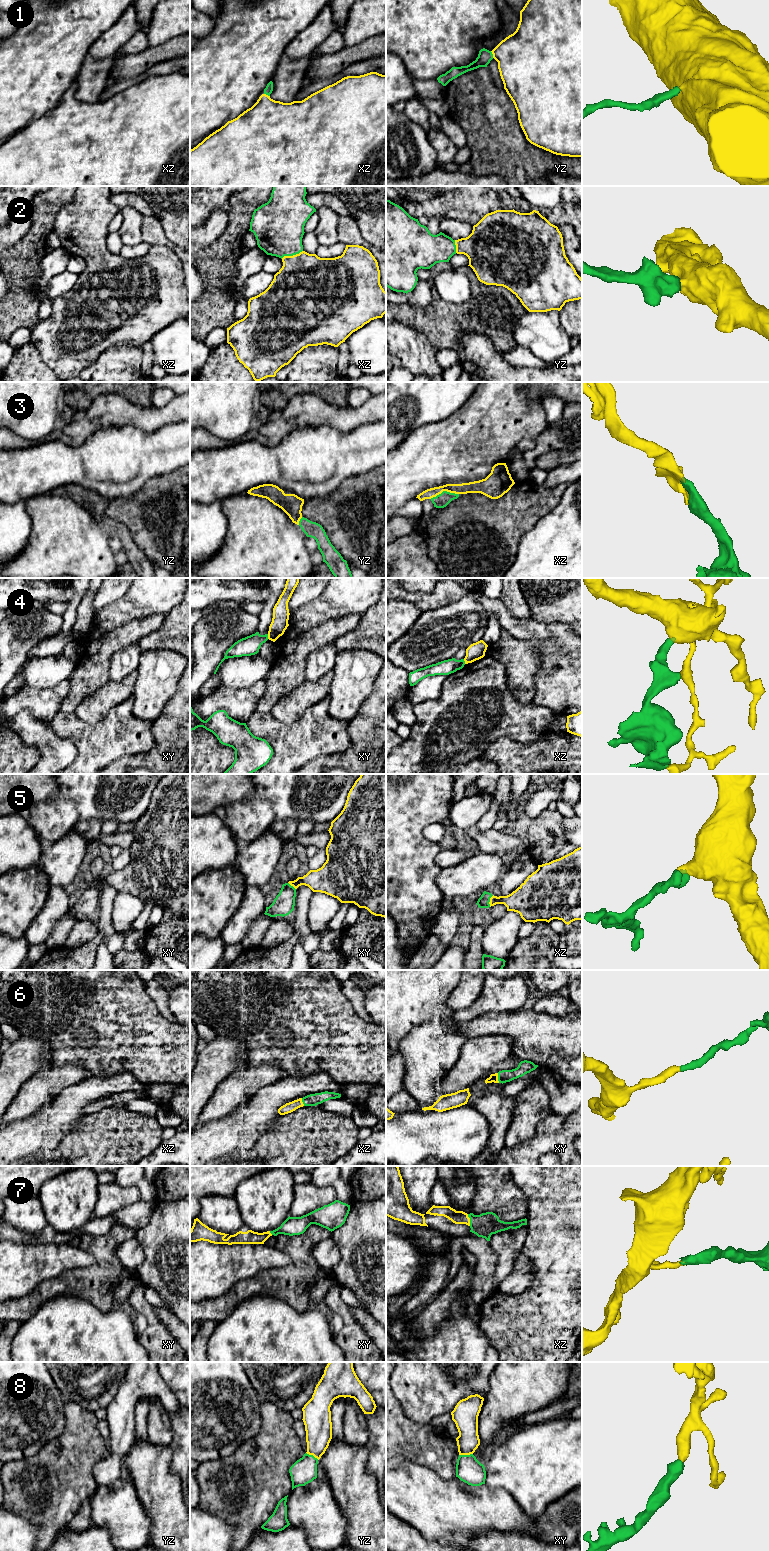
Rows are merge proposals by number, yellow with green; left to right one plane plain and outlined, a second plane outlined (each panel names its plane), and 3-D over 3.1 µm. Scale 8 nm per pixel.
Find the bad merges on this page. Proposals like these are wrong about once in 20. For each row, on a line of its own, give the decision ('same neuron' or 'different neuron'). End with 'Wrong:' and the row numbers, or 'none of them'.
1: same neuron
2: same neuron
3: same neuron
4: different neuron
5: same neuron
6: same neuron
7: same neuron
8: same neuron
Wrong: 4

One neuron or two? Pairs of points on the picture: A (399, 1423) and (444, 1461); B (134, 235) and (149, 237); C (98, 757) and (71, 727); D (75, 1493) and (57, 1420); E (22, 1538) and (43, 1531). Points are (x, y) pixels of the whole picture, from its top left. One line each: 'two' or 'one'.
A: one
B: two
C: one
D: two
E: two

